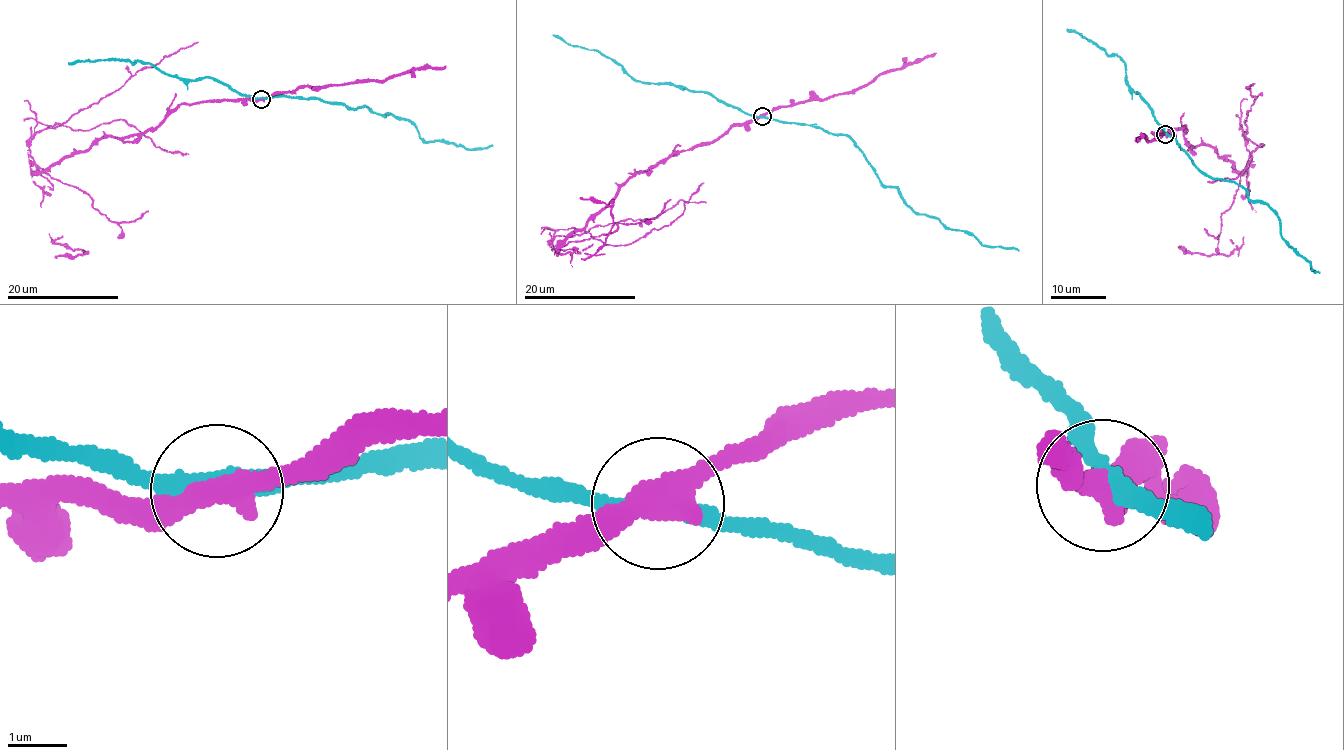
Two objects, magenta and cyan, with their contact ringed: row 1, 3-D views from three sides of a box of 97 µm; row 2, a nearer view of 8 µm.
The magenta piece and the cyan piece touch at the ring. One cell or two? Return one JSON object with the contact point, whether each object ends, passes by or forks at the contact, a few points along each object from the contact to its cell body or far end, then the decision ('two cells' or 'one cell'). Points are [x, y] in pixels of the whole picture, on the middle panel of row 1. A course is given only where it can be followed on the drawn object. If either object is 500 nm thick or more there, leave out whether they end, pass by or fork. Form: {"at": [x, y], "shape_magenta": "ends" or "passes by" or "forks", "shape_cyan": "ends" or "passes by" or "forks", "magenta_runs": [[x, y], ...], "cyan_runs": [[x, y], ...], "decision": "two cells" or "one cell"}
{"at": [762, 116], "shape_magenta": "passes by", "shape_cyan": "passes by", "magenta_runs": [[762, 117], [632, 175], [552, 249], [557, 229], [574, 227], [631, 244], [676, 219], [704, 183]], "cyan_runs": [[762, 116], [846, 134], [885, 186], [893, 186], [914, 211], [949, 229], [970, 231], [983, 245], [1018, 252]], "decision": "two cells"}

